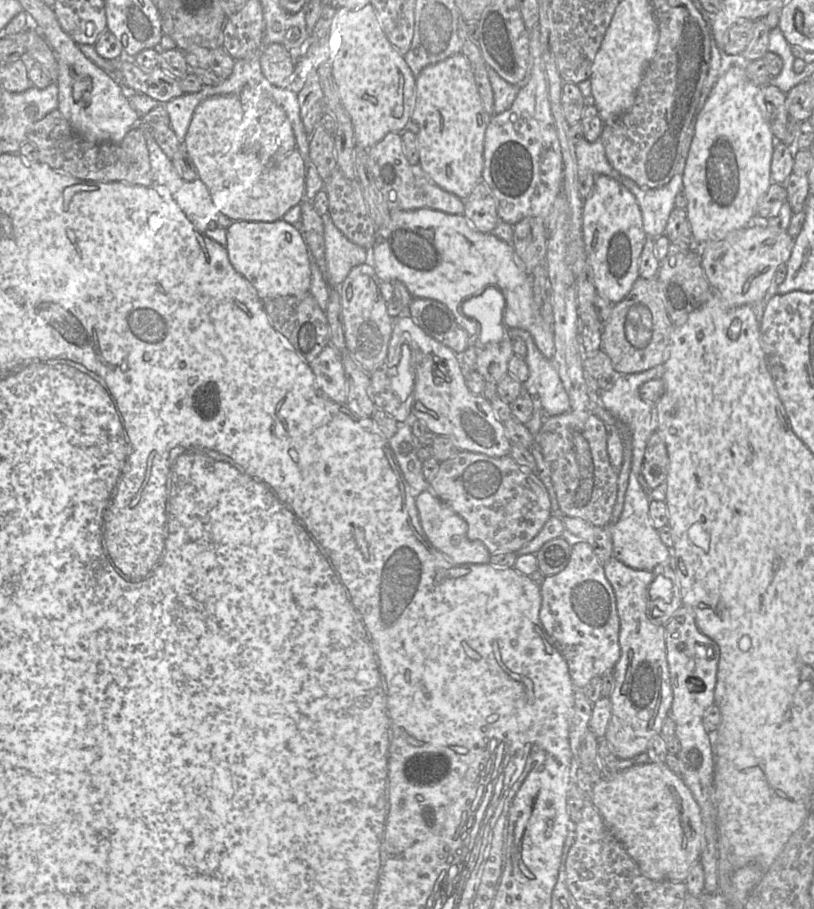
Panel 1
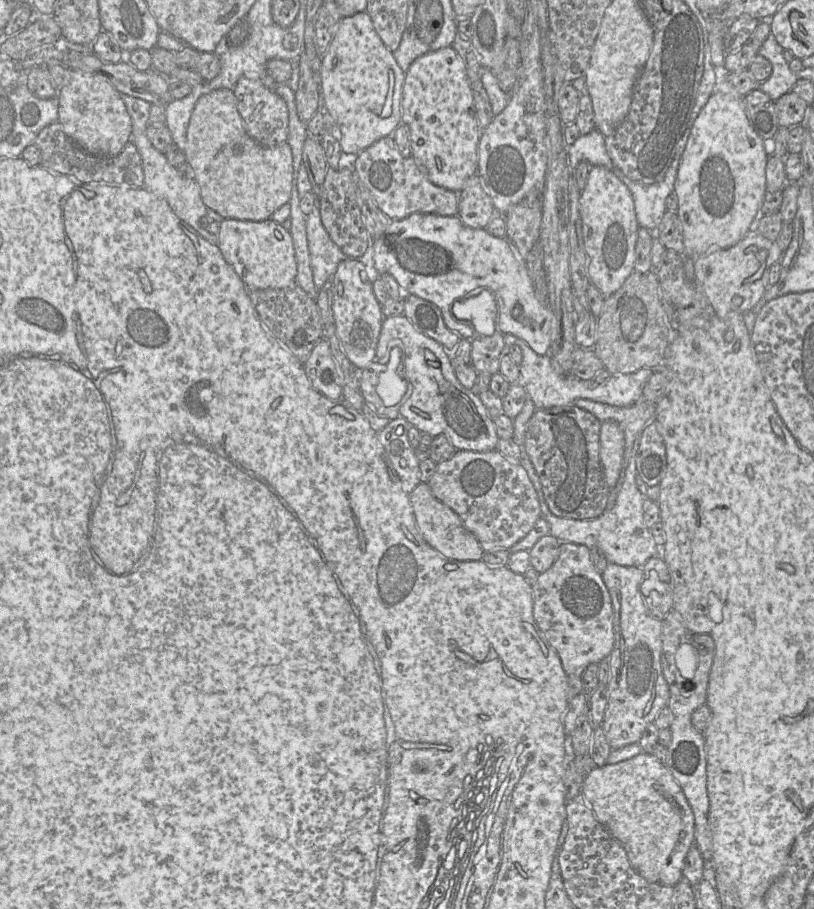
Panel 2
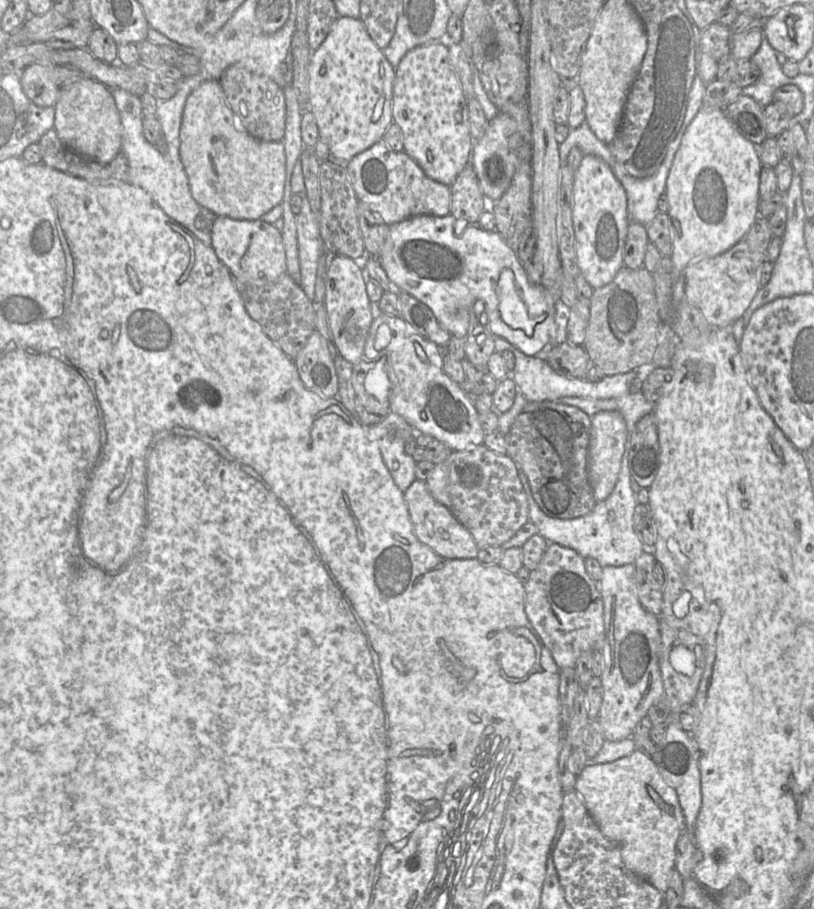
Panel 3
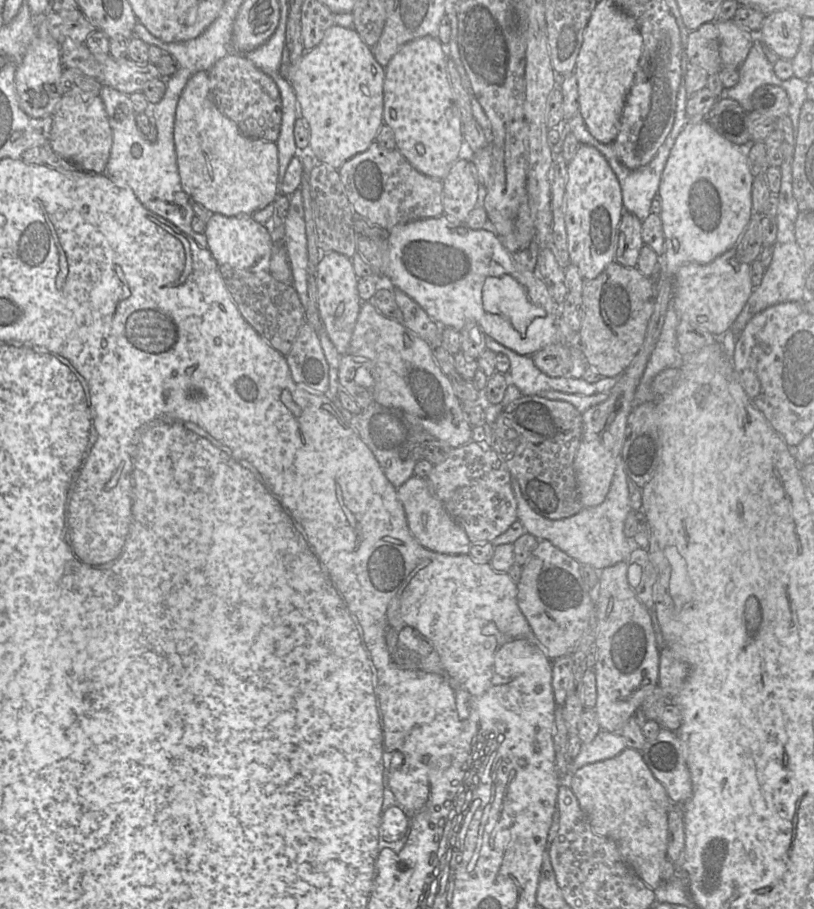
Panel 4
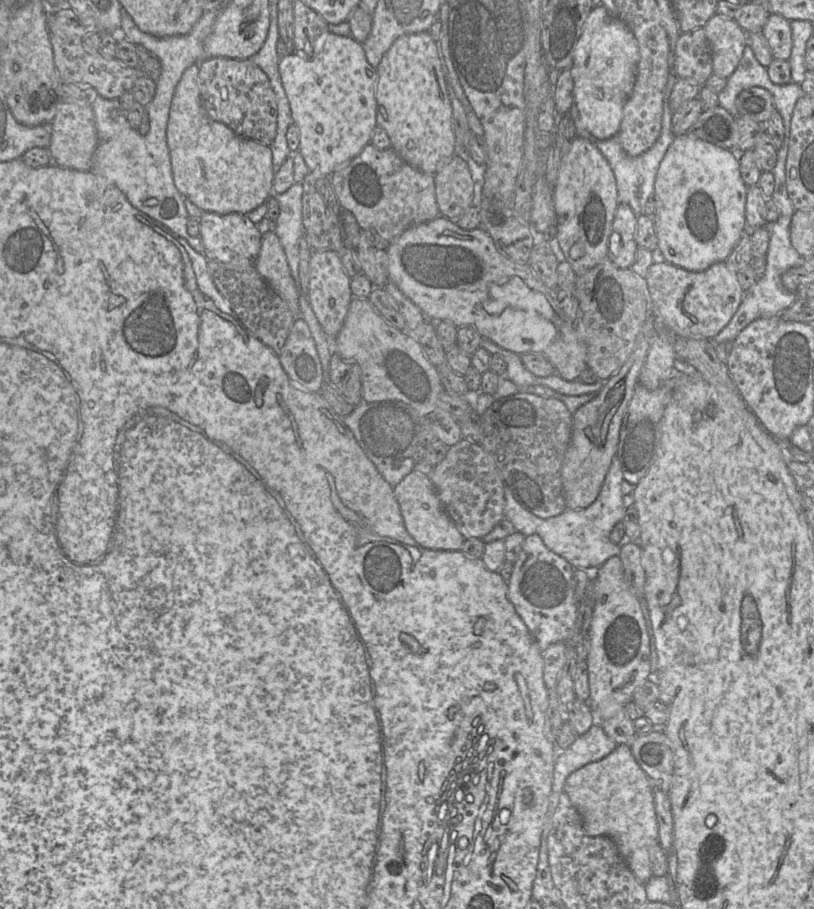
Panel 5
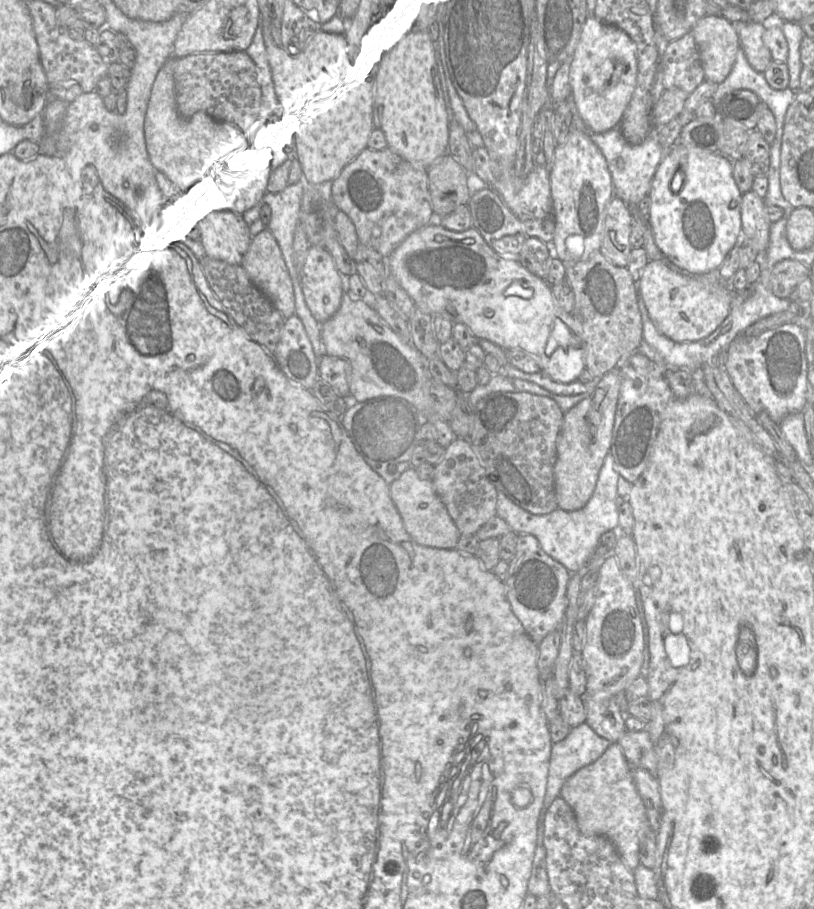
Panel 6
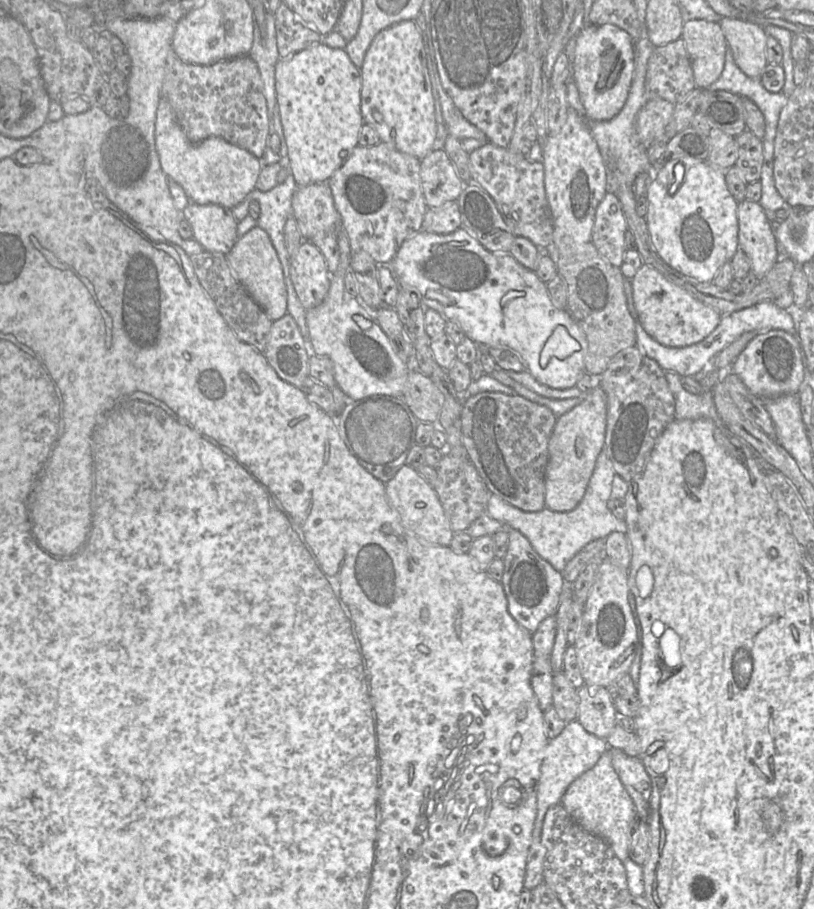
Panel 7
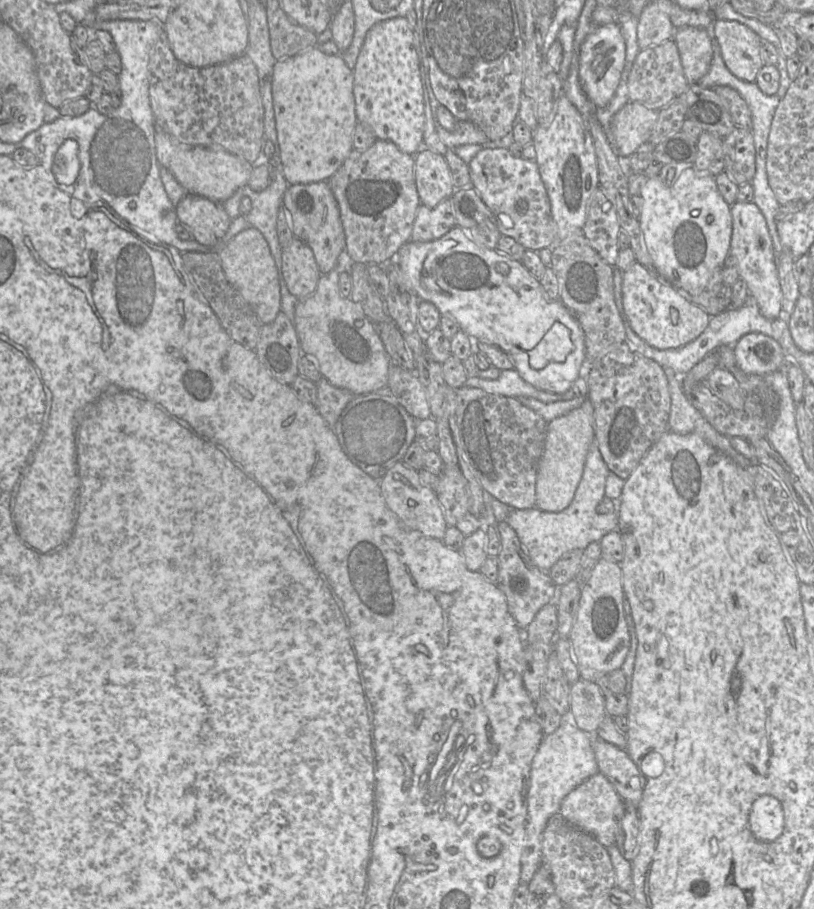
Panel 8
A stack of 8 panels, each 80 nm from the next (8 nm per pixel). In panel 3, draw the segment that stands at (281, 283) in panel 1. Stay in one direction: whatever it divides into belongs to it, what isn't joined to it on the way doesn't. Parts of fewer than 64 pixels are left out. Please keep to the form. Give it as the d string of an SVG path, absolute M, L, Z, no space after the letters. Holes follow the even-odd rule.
M218 216L212 225L211 247L219 260L239 280L273 281L287 272L285 248L279 229L259 220L232 219Z

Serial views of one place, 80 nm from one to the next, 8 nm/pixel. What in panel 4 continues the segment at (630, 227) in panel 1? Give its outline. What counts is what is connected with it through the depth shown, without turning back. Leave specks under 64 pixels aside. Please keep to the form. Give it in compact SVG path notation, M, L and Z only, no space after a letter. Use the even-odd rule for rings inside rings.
M580 144L567 170L564 220L569 256L583 279L591 280L616 258L619 224L625 211L621 187L604 156L590 145Z

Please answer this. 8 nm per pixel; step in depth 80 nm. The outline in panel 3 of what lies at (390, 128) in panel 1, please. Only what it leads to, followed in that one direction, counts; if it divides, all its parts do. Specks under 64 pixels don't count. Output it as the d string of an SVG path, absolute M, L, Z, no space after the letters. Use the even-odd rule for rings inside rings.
M338 17L323 43L312 52L308 67L309 110L314 114L320 140L327 144L331 162L346 165L359 153L382 140L384 132L393 122L392 99L395 68L386 59L369 36L359 18Z

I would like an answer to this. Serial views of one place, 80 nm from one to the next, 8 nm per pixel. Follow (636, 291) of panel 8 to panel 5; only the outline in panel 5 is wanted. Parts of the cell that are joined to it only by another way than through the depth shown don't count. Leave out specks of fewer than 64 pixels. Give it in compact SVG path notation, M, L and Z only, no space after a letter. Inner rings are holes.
M656 254L645 280L654 317L675 337L682 338L714 338L729 323L745 293L737 273L729 270L725 262L692 272L666 262Z

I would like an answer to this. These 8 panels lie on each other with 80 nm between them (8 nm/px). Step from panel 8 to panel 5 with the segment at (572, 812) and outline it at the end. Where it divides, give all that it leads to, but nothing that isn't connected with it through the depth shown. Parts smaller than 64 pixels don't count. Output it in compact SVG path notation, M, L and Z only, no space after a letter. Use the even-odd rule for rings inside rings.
M617 744L604 758L571 773L564 792L579 812L586 833L611 838L628 868L645 884L653 876L651 848L659 843L659 830L653 783L636 762L630 747Z

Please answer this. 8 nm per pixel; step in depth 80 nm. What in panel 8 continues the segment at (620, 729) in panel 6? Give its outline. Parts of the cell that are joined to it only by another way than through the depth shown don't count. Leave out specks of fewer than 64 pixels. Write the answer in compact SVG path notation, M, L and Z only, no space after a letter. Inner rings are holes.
M579 679L571 684L569 719L580 730L596 734L606 715L605 696L596 683Z

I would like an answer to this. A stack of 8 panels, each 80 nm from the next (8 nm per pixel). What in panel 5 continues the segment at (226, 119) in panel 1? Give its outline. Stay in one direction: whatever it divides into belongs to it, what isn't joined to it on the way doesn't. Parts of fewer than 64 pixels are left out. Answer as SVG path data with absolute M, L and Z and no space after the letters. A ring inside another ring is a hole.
M199 64L183 72L170 105L166 139L174 183L182 195L203 211L246 215L276 194L272 190L271 148L236 134L207 115L201 103L198 74Z

